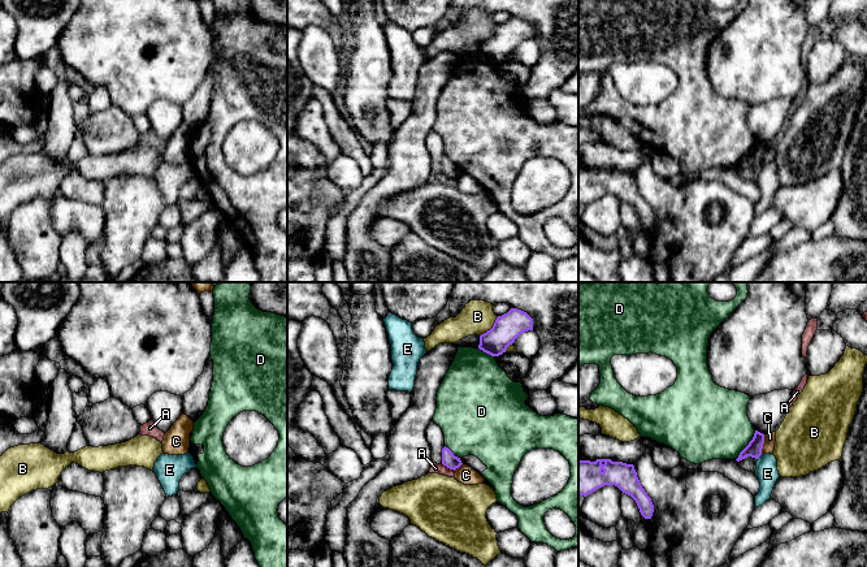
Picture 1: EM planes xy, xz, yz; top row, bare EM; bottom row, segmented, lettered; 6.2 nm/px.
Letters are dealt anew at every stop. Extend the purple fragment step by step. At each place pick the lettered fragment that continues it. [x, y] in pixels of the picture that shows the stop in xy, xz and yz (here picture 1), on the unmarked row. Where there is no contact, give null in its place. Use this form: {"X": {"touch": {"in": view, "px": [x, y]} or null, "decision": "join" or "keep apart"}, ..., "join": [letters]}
{"A": {"touch": {"in": "xz", "px": [447, 176]}, "decision": "keep apart"}, "B": {"touch": {"in": "xz", "px": [491, 37]}, "decision": "keep apart"}, "C": {"touch": {"in": "yz", "px": [762, 154]}, "decision": "keep apart"}, "D": {"touch": {"in": "yz", "px": [748, 154]}, "decision": "keep apart"}, "E": {"touch": {"in": "yz", "px": [758, 165]}, "decision": "keep apart"}, "join": []}

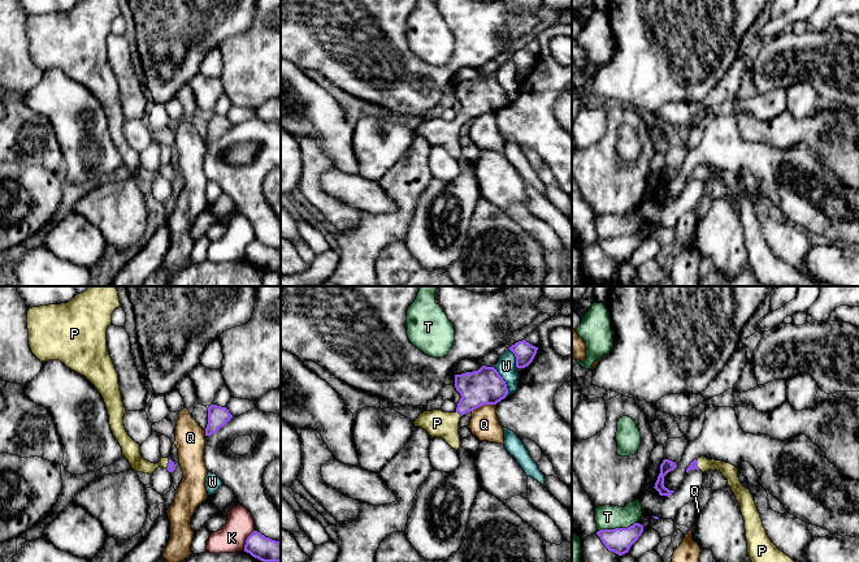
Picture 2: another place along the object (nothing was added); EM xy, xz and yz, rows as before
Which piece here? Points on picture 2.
{"K": {"touch": {"in": "xy", "px": [246, 249]}, "decision": "keep apart"}, "P": {"touch": {"in": "xz", "px": [459, 121]}, "decision": "join"}, "Q": {"touch": {"in": "xz", "px": [484, 112]}, "decision": "keep apart"}, "T": {"touch": {"in": "yz", "px": [616, 237]}, "decision": "keep apart"}, "W": {"touch": {"in": "xz", "px": [504, 91]}, "decision": "keep apart"}, "join": ["P"]}

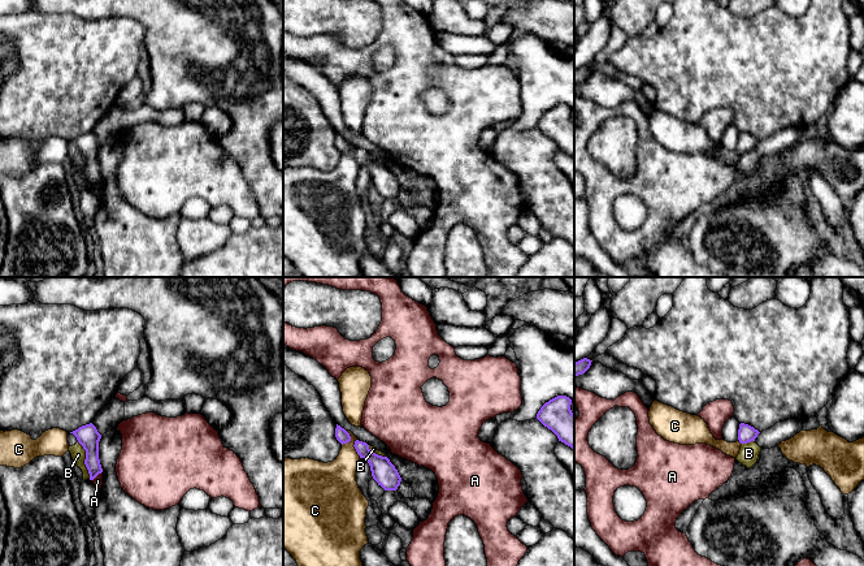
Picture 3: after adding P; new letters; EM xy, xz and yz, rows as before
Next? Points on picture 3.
{"A": {"touch": {"in": "xy", "px": [96, 184]}, "decision": "keep apart"}, "B": {"touch": {"in": "xy", "px": [85, 168]}, "decision": "keep apart"}, "C": {"touch": {"in": "xz", "px": [350, 148]}, "decision": "keep apart"}, "join": []}

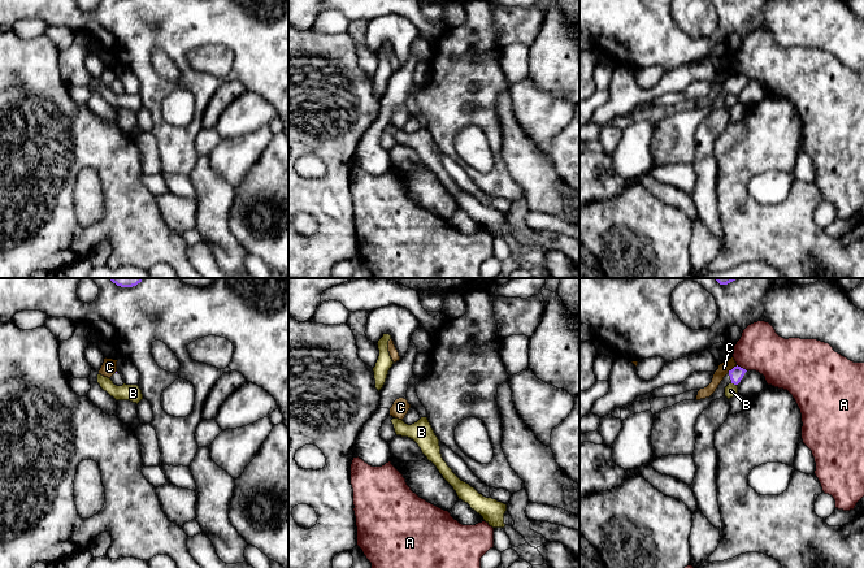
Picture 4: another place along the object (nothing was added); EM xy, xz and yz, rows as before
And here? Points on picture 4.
{"A": {"touch": {"in": "yz", "px": [742, 77]}, "decision": "keep apart"}, "B": {"touch": {"in": "yz", "px": [734, 92]}, "decision": "keep apart"}, "C": {"touch": {"in": "yz", "px": [733, 77]}, "decision": "keep apart"}, "join": []}

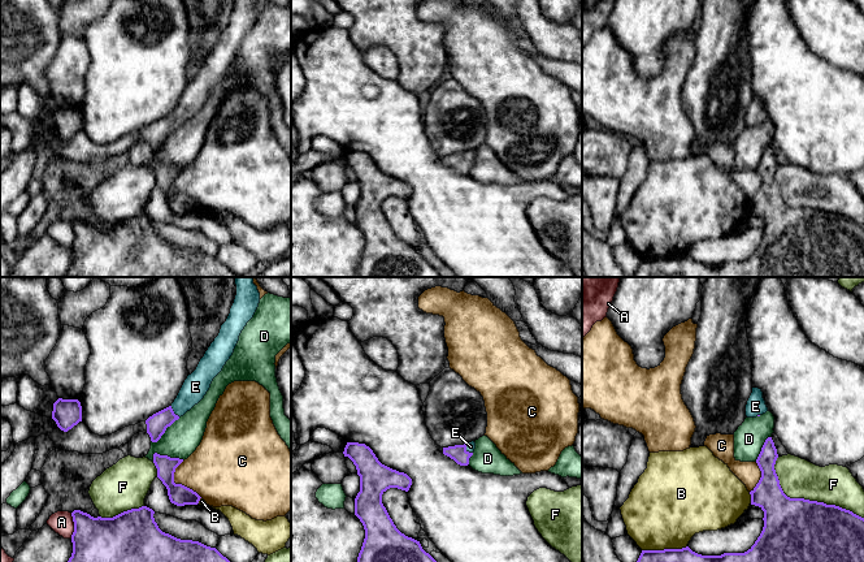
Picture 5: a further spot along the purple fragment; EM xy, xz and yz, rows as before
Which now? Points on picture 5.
{"A": {"touch": {"in": "xy", "px": [74, 234]}, "decision": "keep apart"}, "B": {"touch": {"in": "yz", "px": [751, 206]}, "decision": "keep apart"}, "C": {"touch": {"in": "xy", "px": [178, 193]}, "decision": "keep apart"}, "D": {"touch": {"in": "xy", "px": [166, 164]}, "decision": "keep apart"}, "E": {"touch": {"in": "xy", "px": [173, 121]}, "decision": "join"}, "F": {"touch": {"in": "yz", "px": [807, 208]}, "decision": "keep apart"}, "join": ["E"]}

